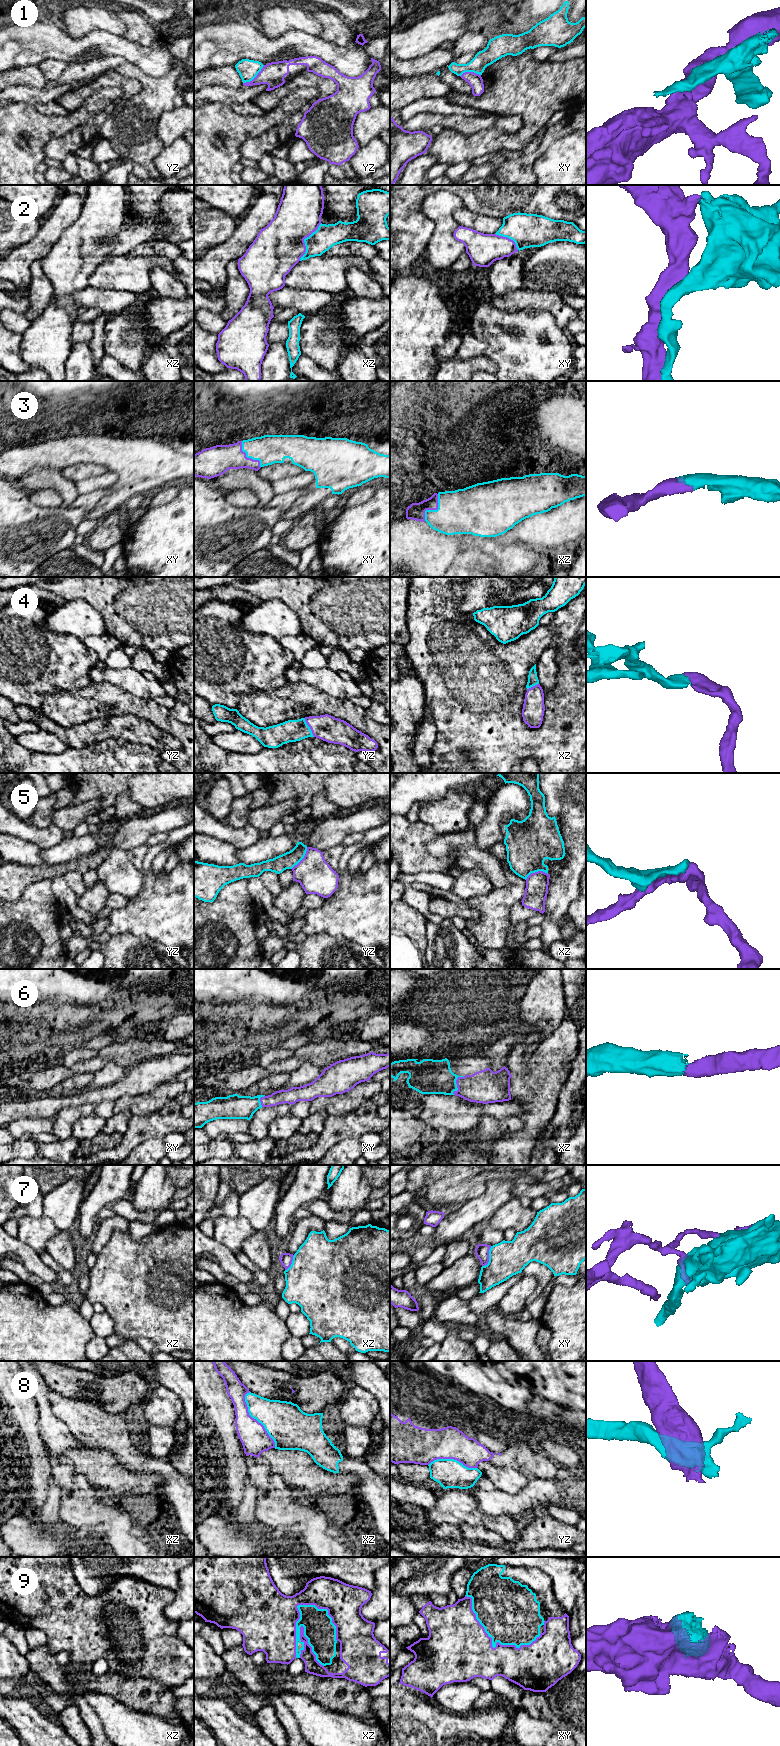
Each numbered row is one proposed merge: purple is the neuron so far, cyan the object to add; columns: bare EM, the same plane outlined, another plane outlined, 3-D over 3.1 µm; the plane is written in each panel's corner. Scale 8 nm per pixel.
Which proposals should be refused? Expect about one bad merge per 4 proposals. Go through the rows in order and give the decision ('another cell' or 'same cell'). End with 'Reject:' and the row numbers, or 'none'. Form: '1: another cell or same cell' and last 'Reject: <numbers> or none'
1: another cell
2: another cell
3: same cell
4: same cell
5: another cell
6: same cell
7: another cell
8: another cell
9: same cell
Reject: 1, 2, 5, 7, 8

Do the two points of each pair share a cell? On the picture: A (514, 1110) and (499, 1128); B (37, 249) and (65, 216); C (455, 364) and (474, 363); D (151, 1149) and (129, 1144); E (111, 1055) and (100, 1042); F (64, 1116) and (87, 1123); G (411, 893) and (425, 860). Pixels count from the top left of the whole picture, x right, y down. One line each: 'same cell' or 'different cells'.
A: different cells
B: same cell
C: same cell
D: different cells
E: different cells
F: different cells
G: different cells

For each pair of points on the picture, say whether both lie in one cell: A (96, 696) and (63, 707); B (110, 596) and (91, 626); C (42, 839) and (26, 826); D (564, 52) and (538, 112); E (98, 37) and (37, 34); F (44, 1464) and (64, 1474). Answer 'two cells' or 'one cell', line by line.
A: one cell
B: two cells
C: one cell
D: two cells
E: one cell
F: two cells

